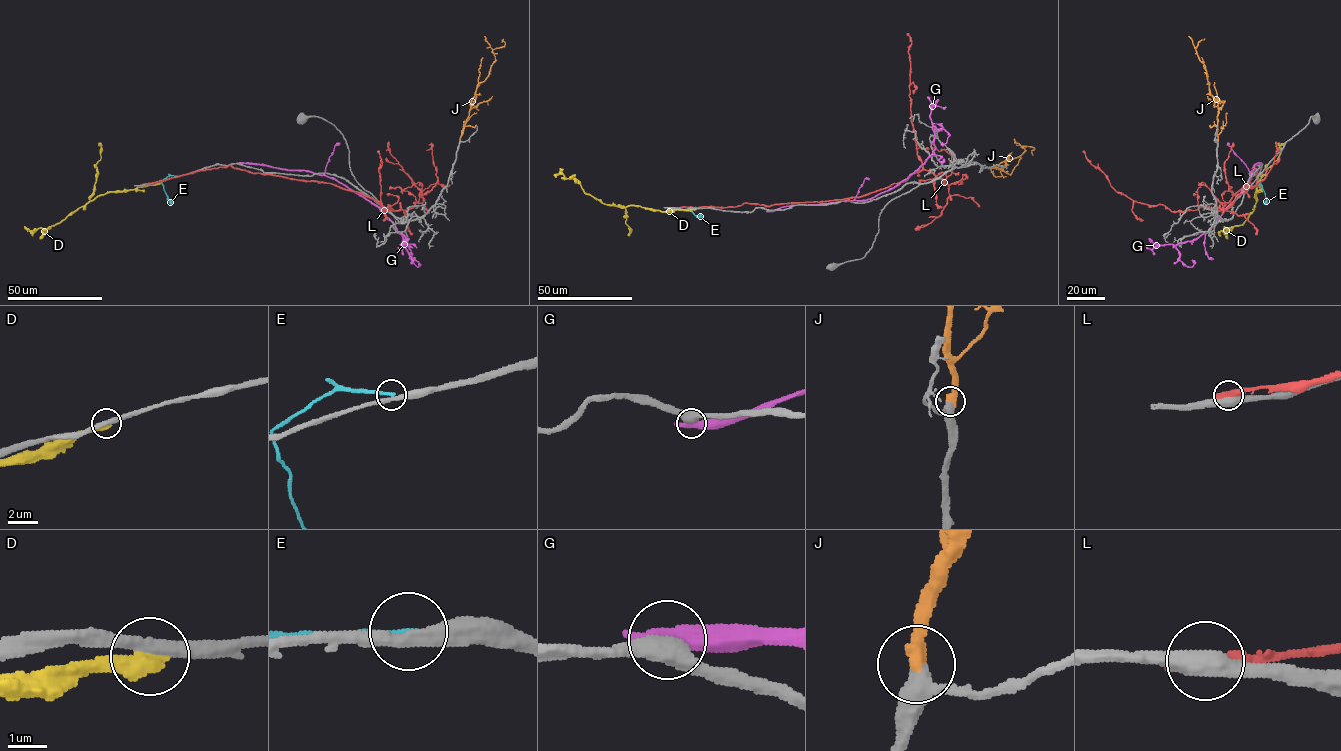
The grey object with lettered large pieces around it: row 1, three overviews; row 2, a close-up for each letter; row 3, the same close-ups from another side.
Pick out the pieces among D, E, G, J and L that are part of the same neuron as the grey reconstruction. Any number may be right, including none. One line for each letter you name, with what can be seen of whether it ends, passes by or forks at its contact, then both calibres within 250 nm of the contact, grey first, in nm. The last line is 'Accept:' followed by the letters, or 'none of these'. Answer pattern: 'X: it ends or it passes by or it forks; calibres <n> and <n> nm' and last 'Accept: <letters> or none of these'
J: it ends; calibres 360 and 480 nm
Accept: J

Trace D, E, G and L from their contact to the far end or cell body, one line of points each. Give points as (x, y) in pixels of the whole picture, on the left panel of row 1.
D: (165, 180), (99, 195), (47, 229), (30, 231), (24, 226)
E: (176, 176), (169, 175), (161, 181), (171, 204)
G: (239, 163), (307, 170), (333, 177), (376, 205), (406, 238), (405, 249), (419, 265), (412, 260)
L: (144, 184), (232, 165), (331, 183), (392, 210), (382, 211), (379, 204), (377, 151)

